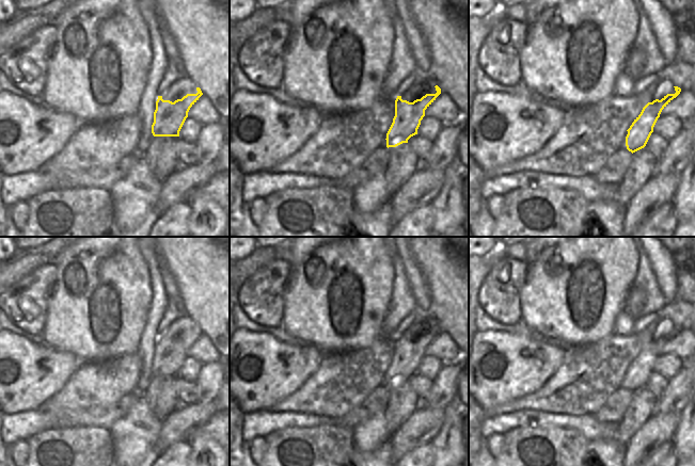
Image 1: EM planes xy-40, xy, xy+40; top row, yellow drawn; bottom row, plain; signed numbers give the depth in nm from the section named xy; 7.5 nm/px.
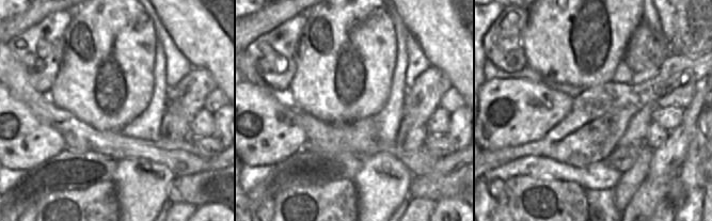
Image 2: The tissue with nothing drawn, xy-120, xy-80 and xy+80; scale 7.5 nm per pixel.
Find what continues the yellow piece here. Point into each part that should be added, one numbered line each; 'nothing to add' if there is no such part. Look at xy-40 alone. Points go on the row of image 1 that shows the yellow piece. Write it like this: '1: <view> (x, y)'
nothing to add

